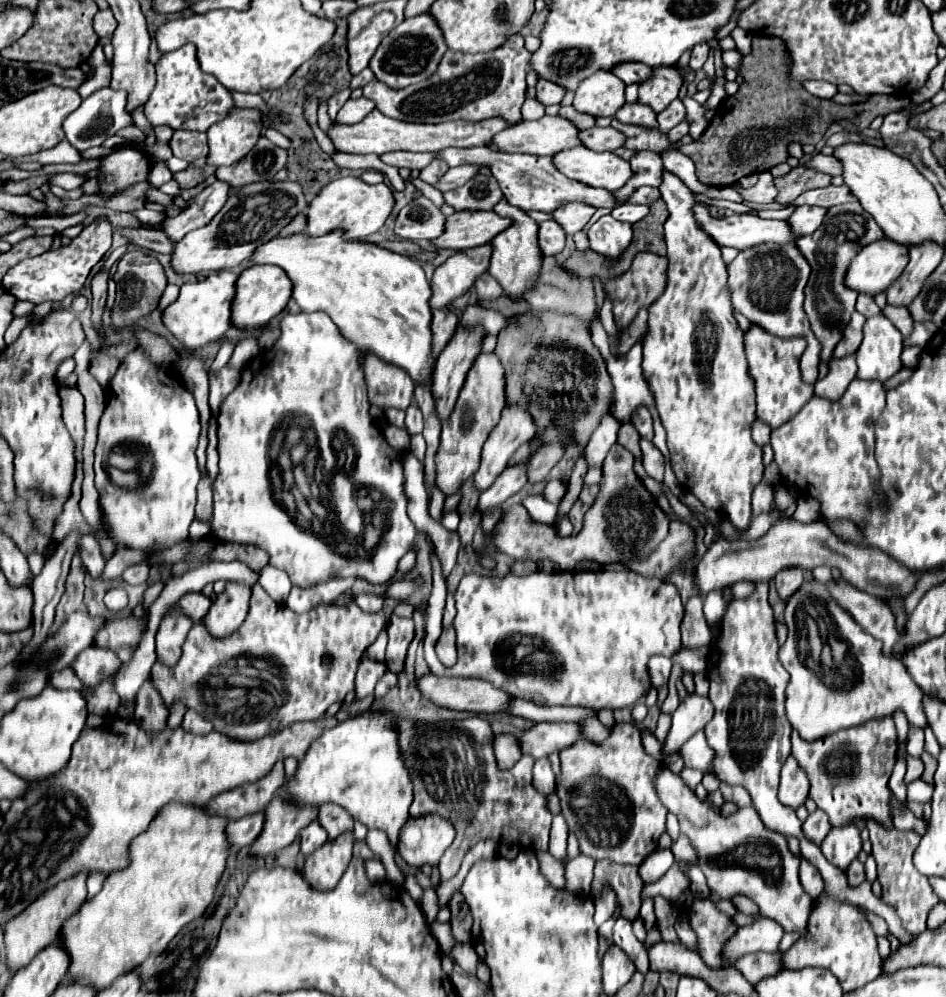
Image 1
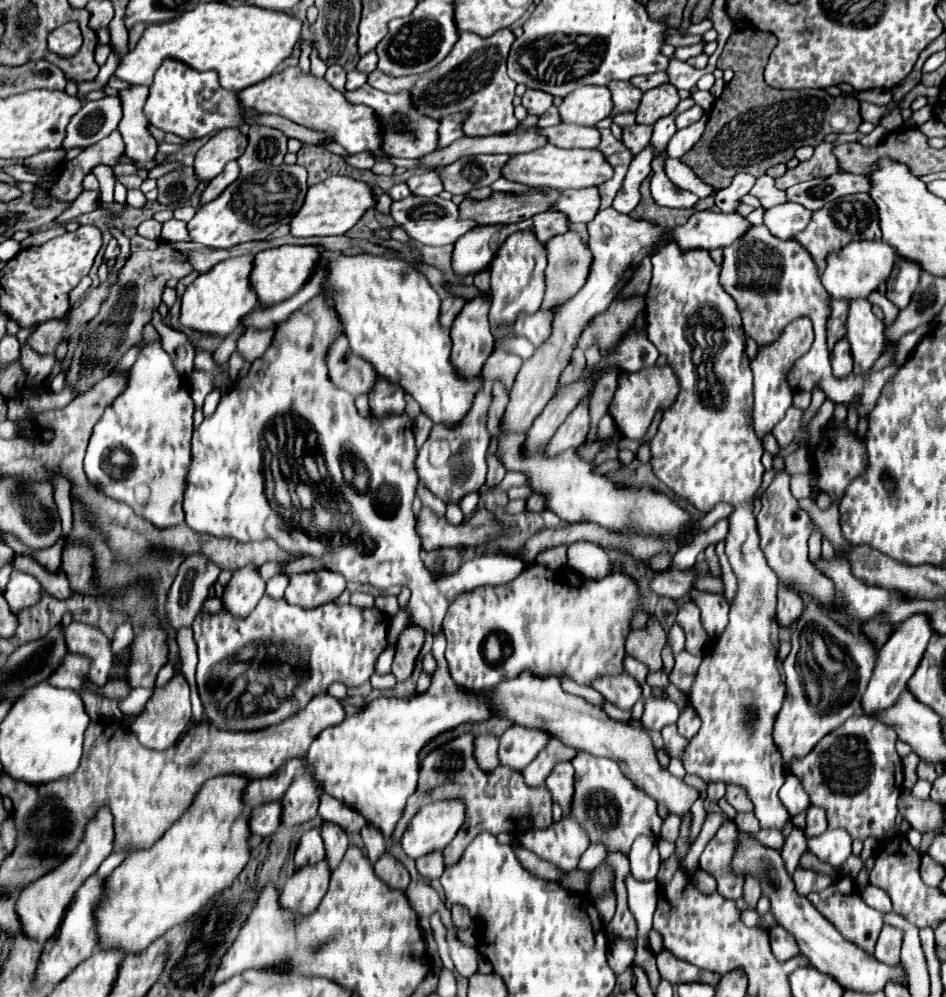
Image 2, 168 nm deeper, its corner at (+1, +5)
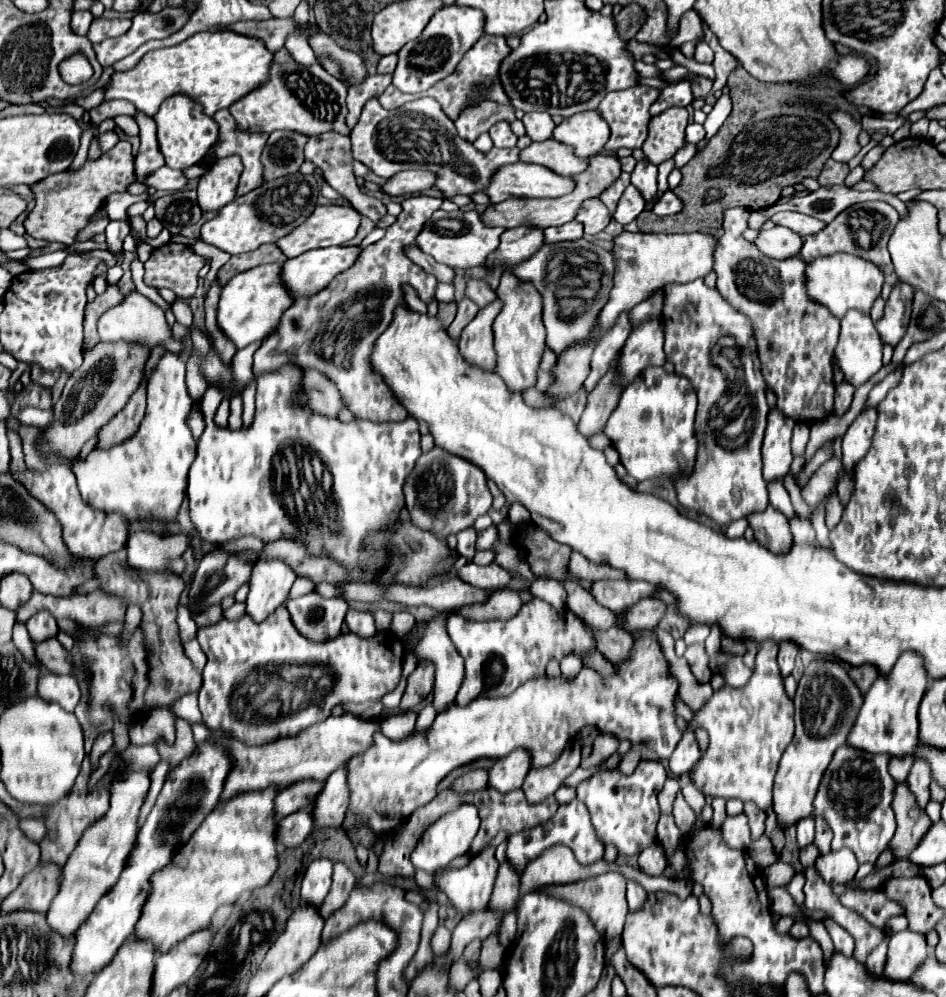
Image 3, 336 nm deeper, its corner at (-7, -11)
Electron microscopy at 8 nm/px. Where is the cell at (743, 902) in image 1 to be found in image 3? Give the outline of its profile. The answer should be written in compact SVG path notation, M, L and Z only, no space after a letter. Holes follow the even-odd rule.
M782 860L774 862L772 866L768 866L764 870L764 880L766 880L768 890L772 890L774 886L780 886L780 884L788 884L792 876L794 876L794 868Z

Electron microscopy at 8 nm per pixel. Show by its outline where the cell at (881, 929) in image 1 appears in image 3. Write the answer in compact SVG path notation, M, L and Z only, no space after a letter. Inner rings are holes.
M894 932L888 942L888 956L884 974L890 980L906 980L910 978L918 966L928 958L926 936L920 932Z

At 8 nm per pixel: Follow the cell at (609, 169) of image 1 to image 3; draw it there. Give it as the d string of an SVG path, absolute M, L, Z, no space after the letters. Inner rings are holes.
M516 162L508 168L500 168L486 194L494 204L508 198L560 198L572 192L574 186L572 176L548 172L548 168L540 164Z

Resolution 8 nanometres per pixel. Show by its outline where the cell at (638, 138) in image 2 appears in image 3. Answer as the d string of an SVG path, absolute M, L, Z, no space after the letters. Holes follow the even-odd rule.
M648 158L638 160L634 172L632 172L632 184L636 188L640 188L642 196L646 202L656 198L656 174L658 174L658 166L652 164Z

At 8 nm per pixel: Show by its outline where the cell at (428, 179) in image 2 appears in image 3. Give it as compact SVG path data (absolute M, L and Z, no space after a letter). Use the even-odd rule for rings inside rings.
M412 196L402 202L402 214L396 224L386 228L386 236L364 248L352 268L338 274L330 286L318 292L312 298L296 298L294 304L282 314L278 330L262 342L254 354L254 376L262 376L278 370L282 364L294 360L300 362L300 368L316 368L326 372L342 392L348 410L358 418L372 422L400 422L408 418L406 408L392 396L392 390L376 376L368 364L374 340L388 328L392 322L392 308L404 304L402 284L408 282L418 290L418 296L424 302L434 298L436 278L426 274L420 266L412 264L402 252L406 244L414 244L424 222L442 206L442 198L434 196ZM330 314L332 314L332 332L330 332Z

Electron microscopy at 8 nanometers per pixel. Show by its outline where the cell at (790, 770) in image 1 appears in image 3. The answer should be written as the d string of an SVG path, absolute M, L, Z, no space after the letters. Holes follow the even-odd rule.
M808 816L808 818L798 820L796 832L798 832L798 846L800 848L812 844L812 840L814 840L814 818Z

